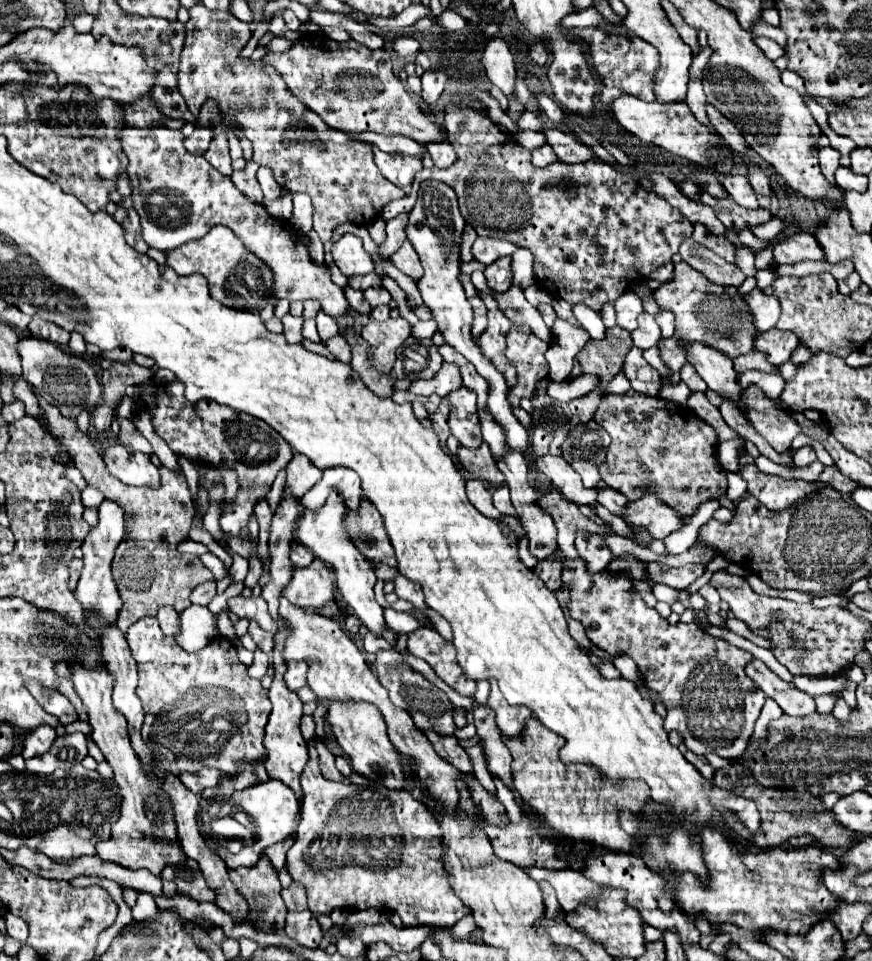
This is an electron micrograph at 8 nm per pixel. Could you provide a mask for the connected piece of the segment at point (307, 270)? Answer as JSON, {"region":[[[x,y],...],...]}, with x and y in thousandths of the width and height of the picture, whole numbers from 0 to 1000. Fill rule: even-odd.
{"region":[[[143,133],[139,139],[139,150],[141,150],[141,158],[148,164],[148,173],[146,173],[146,181],[150,185],[150,194],[153,194],[153,214],[162,225],[162,235],[164,235],[164,248],[173,258],[180,260],[198,260],[217,250],[228,250],[233,248],[244,235],[256,233],[263,235],[269,243],[274,243],[274,248],[279,250],[279,254],[283,256],[283,260],[288,260],[290,264],[295,264],[302,273],[308,275],[308,279],[315,285],[315,296],[313,296],[313,308],[315,310],[329,310],[329,312],[354,312],[361,310],[368,314],[368,320],[373,327],[377,327],[380,331],[389,333],[393,329],[398,329],[400,325],[400,314],[396,310],[393,300],[389,300],[386,296],[382,296],[380,291],[380,283],[373,275],[361,275],[352,262],[352,256],[341,256],[343,252],[343,243],[334,237],[313,229],[304,216],[295,210],[288,210],[281,202],[276,202],[269,191],[265,189],[263,183],[256,183],[251,177],[247,177],[233,162],[224,162],[219,160],[212,152],[210,146],[212,142],[208,139],[208,135],[196,135],[196,133]]]}

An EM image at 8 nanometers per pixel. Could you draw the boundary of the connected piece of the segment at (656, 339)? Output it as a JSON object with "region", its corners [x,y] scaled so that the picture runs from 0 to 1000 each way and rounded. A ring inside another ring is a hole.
{"region":[[[737,325],[733,329],[733,339],[724,345],[724,352],[726,352],[726,358],[731,362],[742,364],[742,362],[749,362],[758,356],[758,341],[756,341],[756,337],[751,335],[749,329]]]}

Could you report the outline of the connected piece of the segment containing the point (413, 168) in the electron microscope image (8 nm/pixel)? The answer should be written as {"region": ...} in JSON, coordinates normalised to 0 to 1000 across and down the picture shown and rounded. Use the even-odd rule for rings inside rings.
{"region":[[[428,154],[428,160],[430,160],[430,171],[435,173],[437,181],[444,187],[448,187],[453,194],[458,194],[460,198],[469,200],[476,181],[485,175],[483,166],[474,162],[462,162],[462,160],[444,160],[432,154]]]}

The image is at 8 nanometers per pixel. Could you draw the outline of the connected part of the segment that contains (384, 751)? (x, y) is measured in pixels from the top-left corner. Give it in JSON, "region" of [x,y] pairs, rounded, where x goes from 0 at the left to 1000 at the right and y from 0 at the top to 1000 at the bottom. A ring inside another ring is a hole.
{"region":[[[377,730],[375,753],[380,755],[386,772],[400,787],[403,797],[409,805],[416,805],[423,812],[435,812],[446,822],[467,820],[467,807],[462,803],[460,785],[448,776],[448,770],[442,760],[444,753],[439,751],[439,745],[435,743],[430,735],[419,733],[419,730]],[[414,785],[421,785],[421,787],[414,789]]]}

